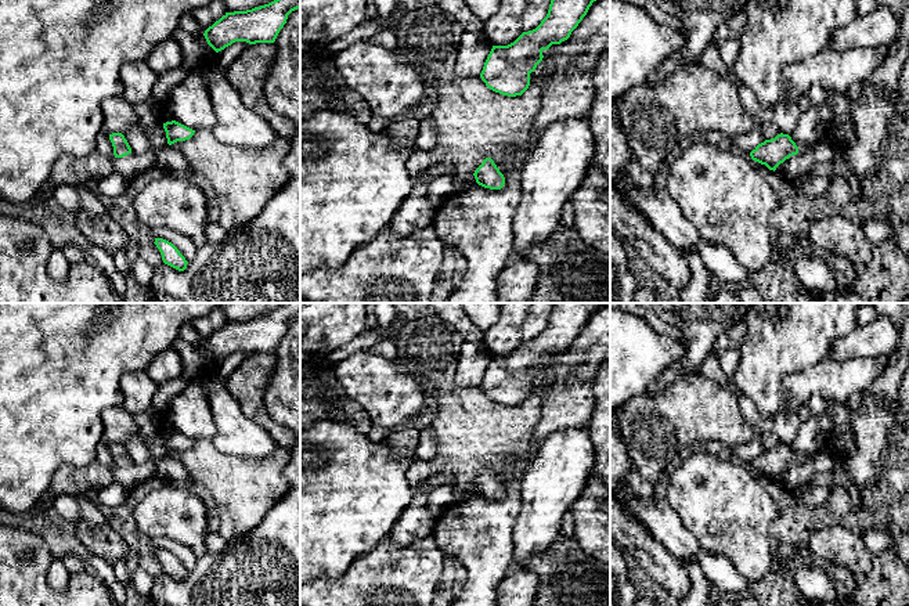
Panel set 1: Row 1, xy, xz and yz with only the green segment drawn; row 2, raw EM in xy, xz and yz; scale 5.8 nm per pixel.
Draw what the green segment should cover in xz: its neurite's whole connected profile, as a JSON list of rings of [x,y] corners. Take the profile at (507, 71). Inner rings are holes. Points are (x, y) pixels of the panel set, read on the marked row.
[[[551,0],[547,17],[535,29],[523,32],[508,46],[493,46],[480,73],[481,80],[488,89],[502,95],[522,95],[530,86],[530,73],[544,58],[542,51],[567,40],[594,1],[596,0]]]

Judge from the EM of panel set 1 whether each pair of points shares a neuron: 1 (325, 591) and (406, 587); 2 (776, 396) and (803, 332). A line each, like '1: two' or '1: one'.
1: one
2: one

